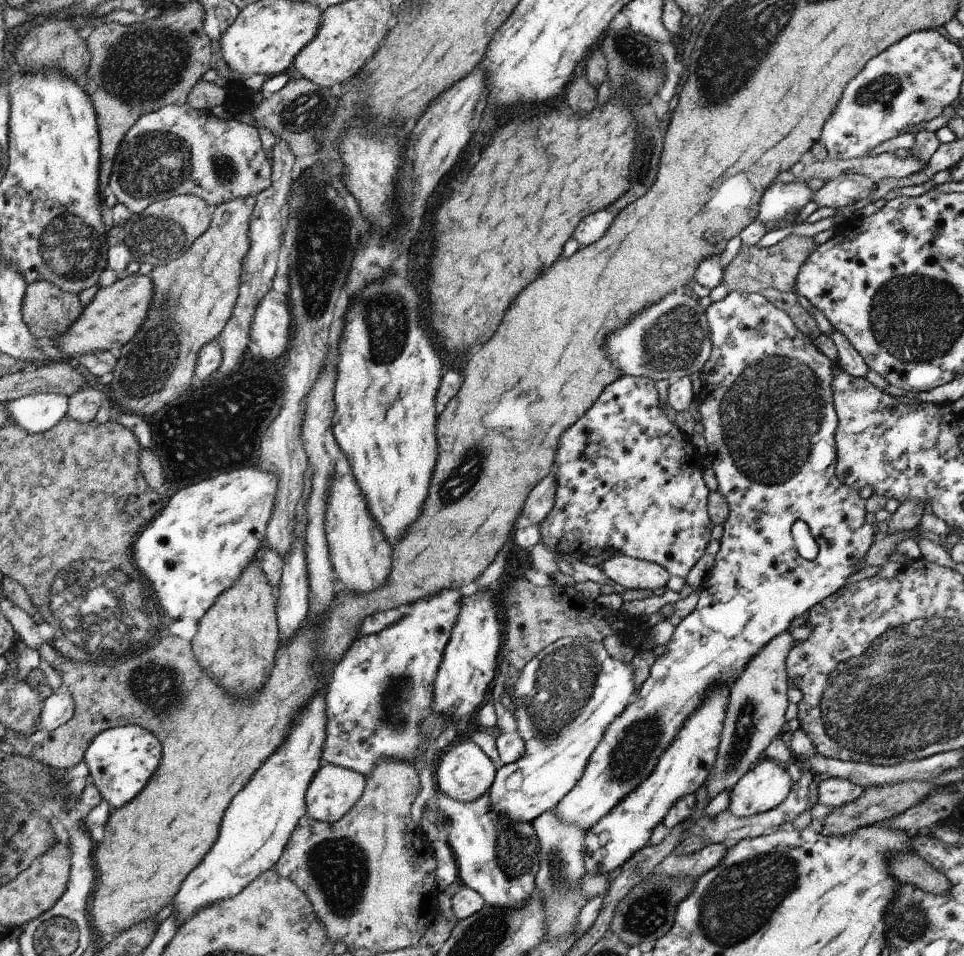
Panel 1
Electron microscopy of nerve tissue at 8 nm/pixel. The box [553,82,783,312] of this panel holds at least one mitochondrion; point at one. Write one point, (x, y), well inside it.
(647, 142)

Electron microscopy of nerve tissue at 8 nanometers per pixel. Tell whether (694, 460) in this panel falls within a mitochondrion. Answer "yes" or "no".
no

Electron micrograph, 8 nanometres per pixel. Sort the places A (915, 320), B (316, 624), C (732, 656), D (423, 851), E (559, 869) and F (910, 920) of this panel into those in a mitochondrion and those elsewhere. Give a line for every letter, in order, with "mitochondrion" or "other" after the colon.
A: mitochondrion
B: other
C: other
D: other
E: mitochondrion
F: mitochondrion

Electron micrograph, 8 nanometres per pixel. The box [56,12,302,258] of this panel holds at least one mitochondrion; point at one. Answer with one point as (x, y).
(144, 66)

